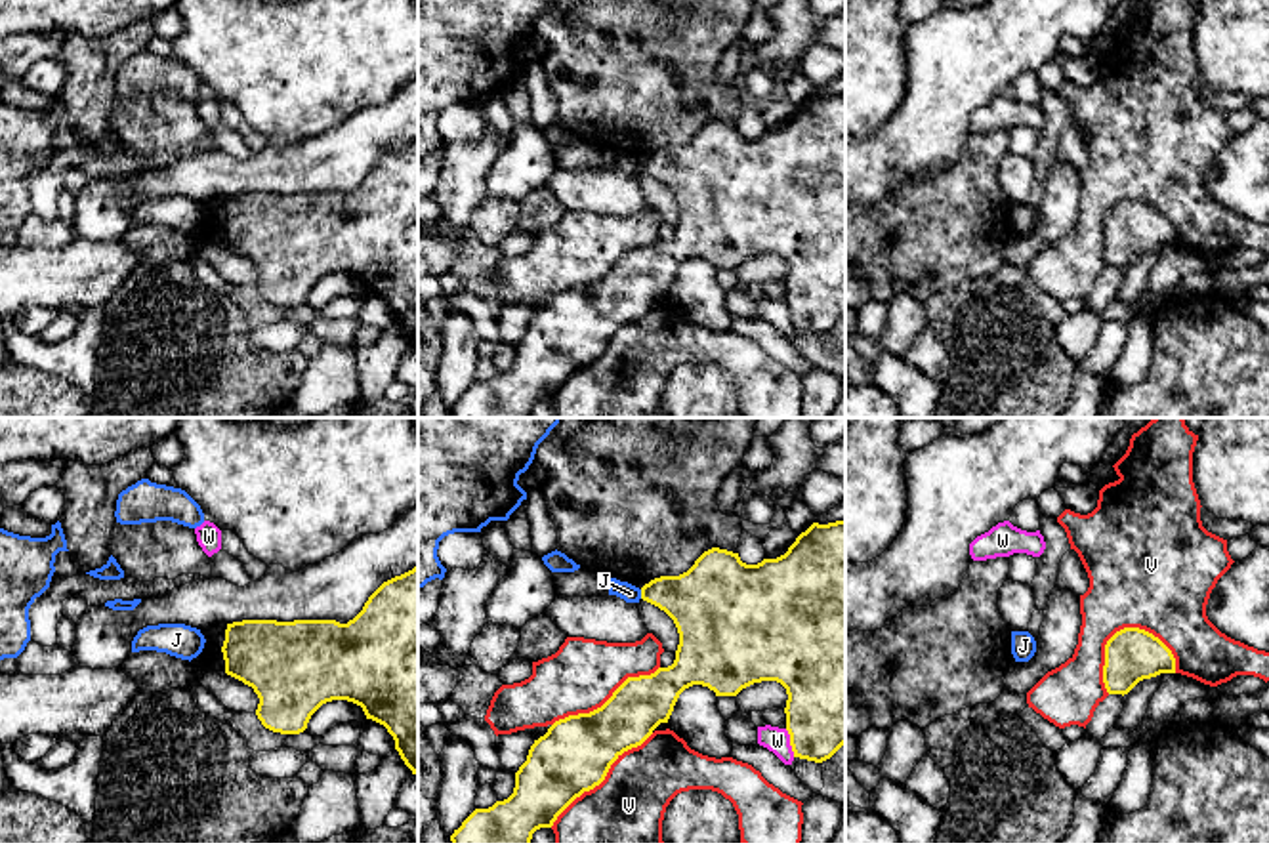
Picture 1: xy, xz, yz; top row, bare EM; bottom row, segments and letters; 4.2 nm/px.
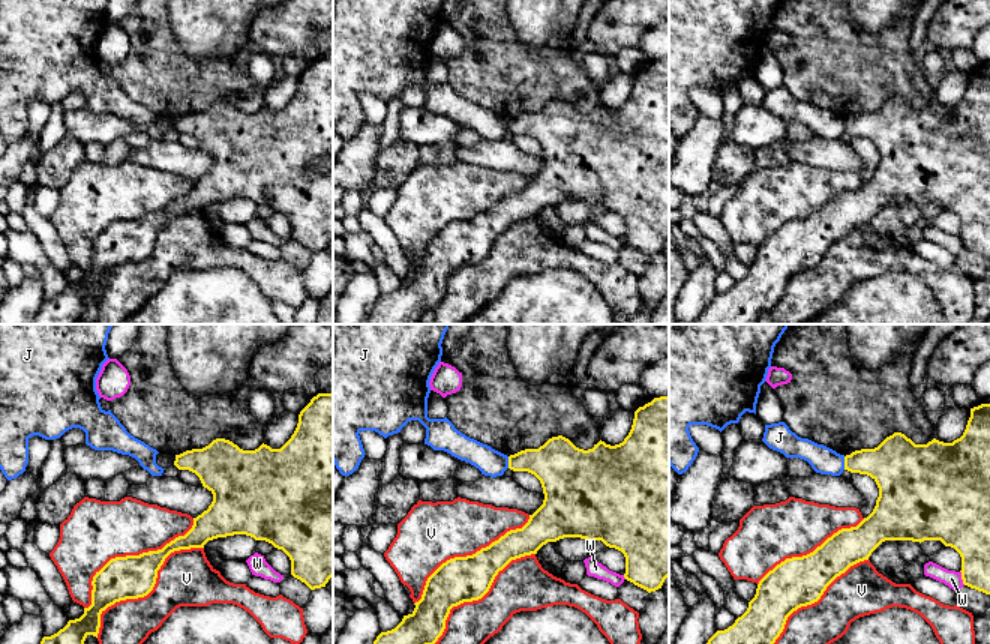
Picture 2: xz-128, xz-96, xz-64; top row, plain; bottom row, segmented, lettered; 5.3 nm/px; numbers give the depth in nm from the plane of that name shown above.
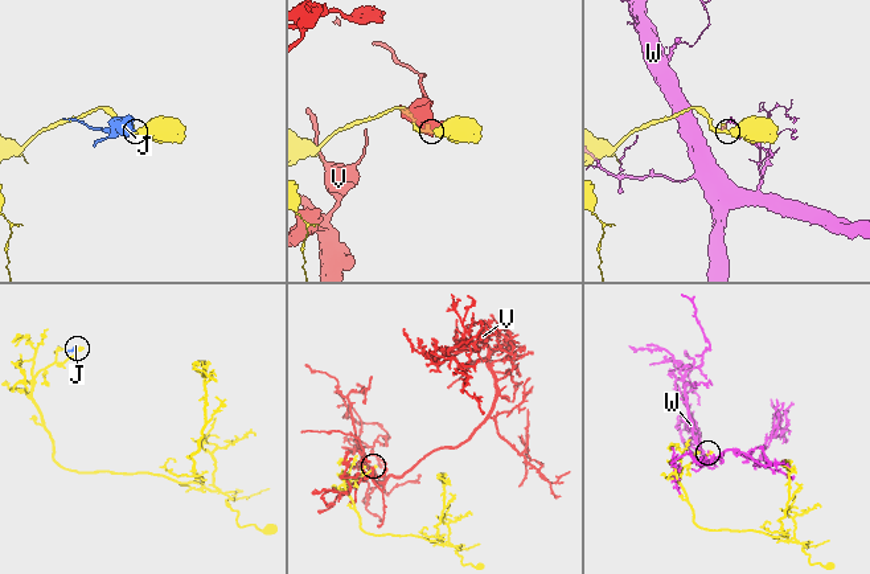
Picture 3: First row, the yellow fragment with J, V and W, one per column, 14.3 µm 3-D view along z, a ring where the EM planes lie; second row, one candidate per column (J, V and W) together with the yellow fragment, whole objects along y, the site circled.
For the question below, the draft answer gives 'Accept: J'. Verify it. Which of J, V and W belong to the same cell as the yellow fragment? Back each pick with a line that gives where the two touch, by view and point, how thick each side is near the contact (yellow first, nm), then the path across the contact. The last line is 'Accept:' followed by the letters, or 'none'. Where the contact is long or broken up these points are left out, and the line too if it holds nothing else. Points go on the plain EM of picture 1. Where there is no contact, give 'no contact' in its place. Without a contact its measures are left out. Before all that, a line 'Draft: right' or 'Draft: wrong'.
Draft: wrong
Accept: none

